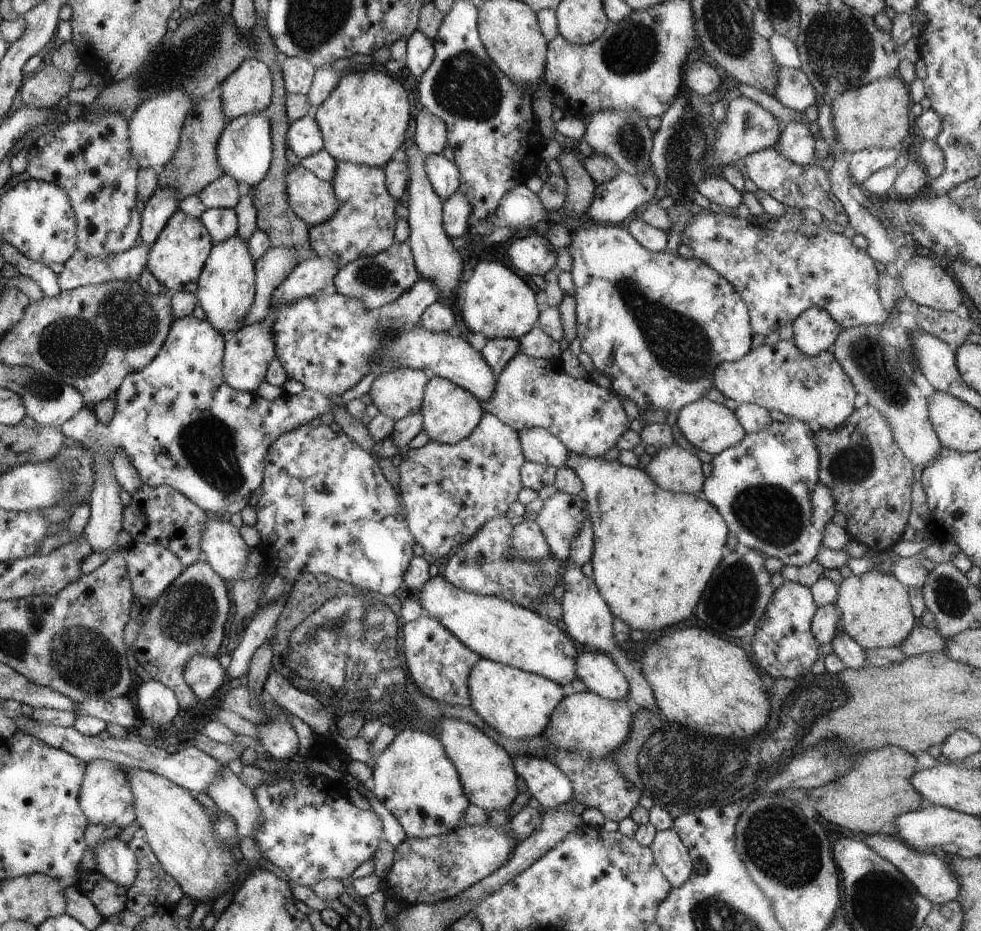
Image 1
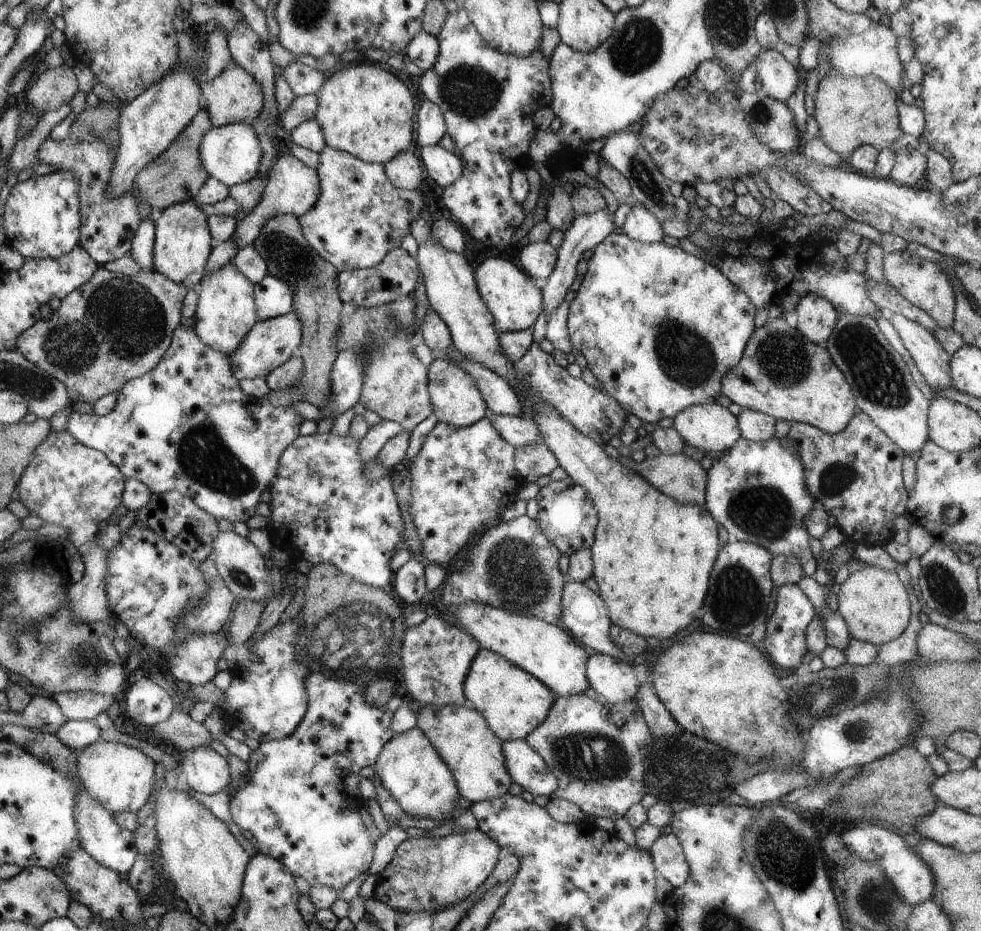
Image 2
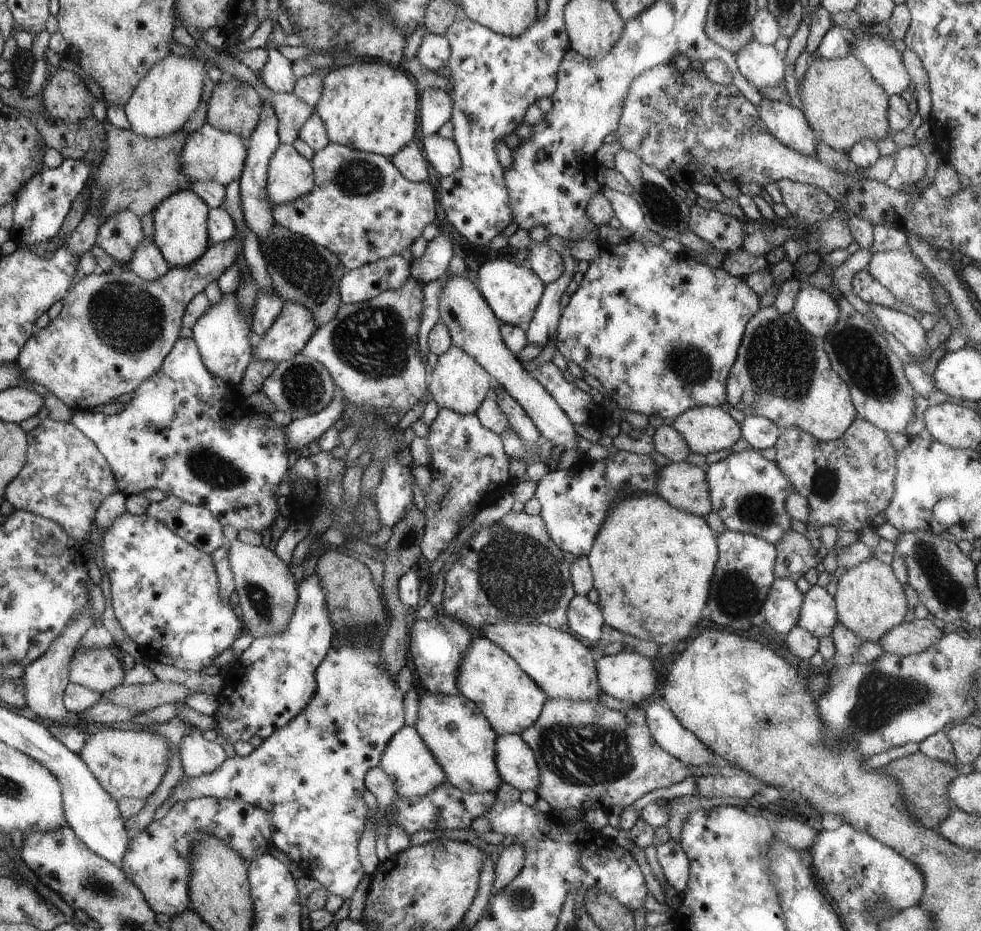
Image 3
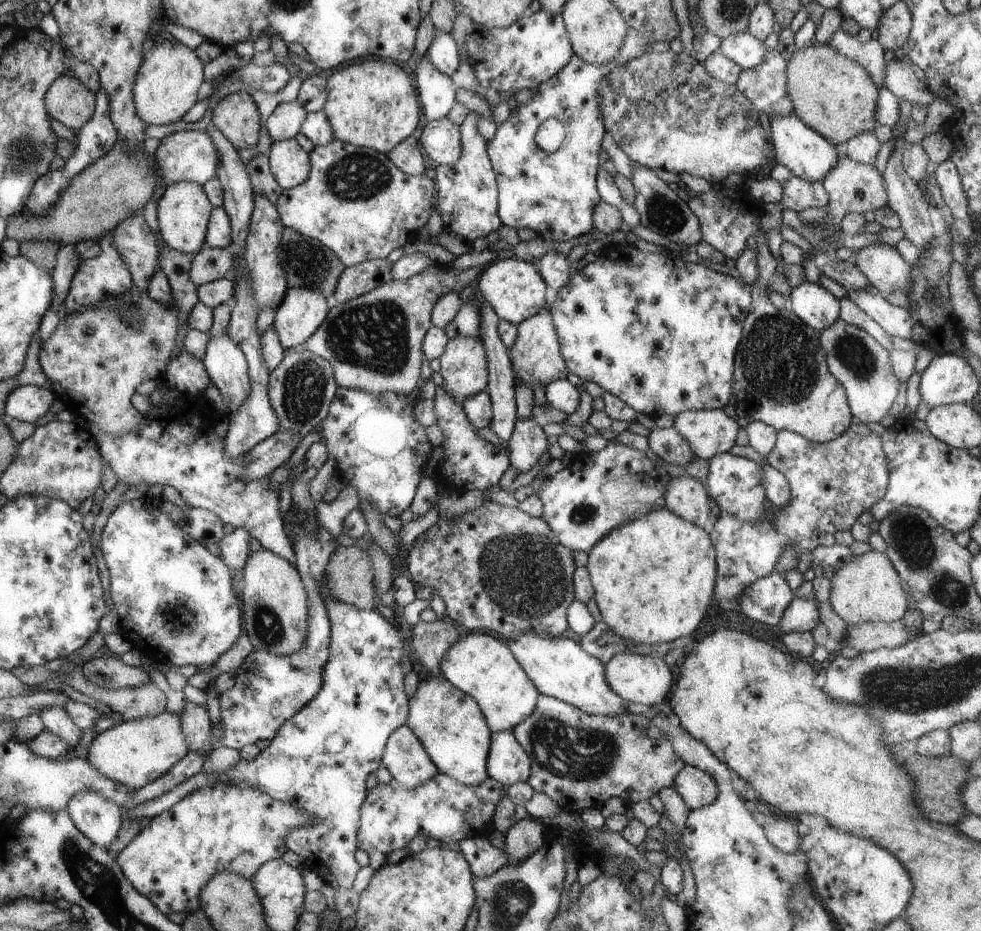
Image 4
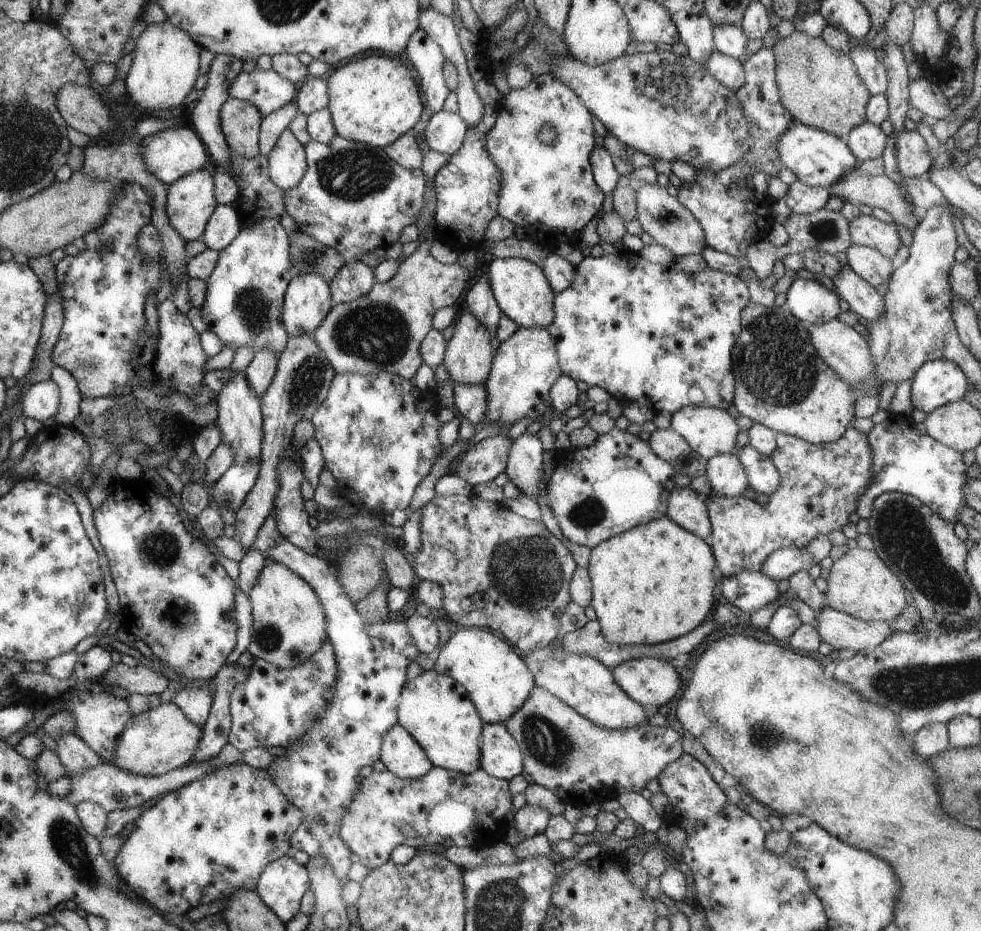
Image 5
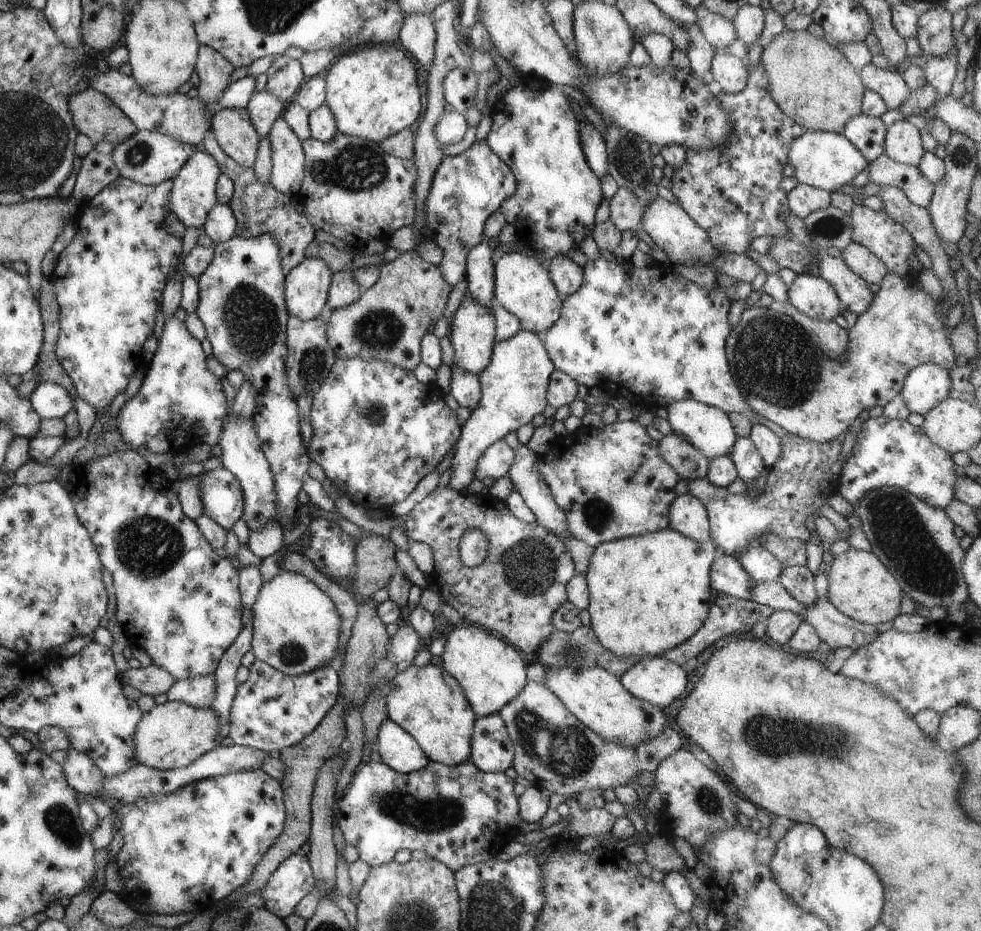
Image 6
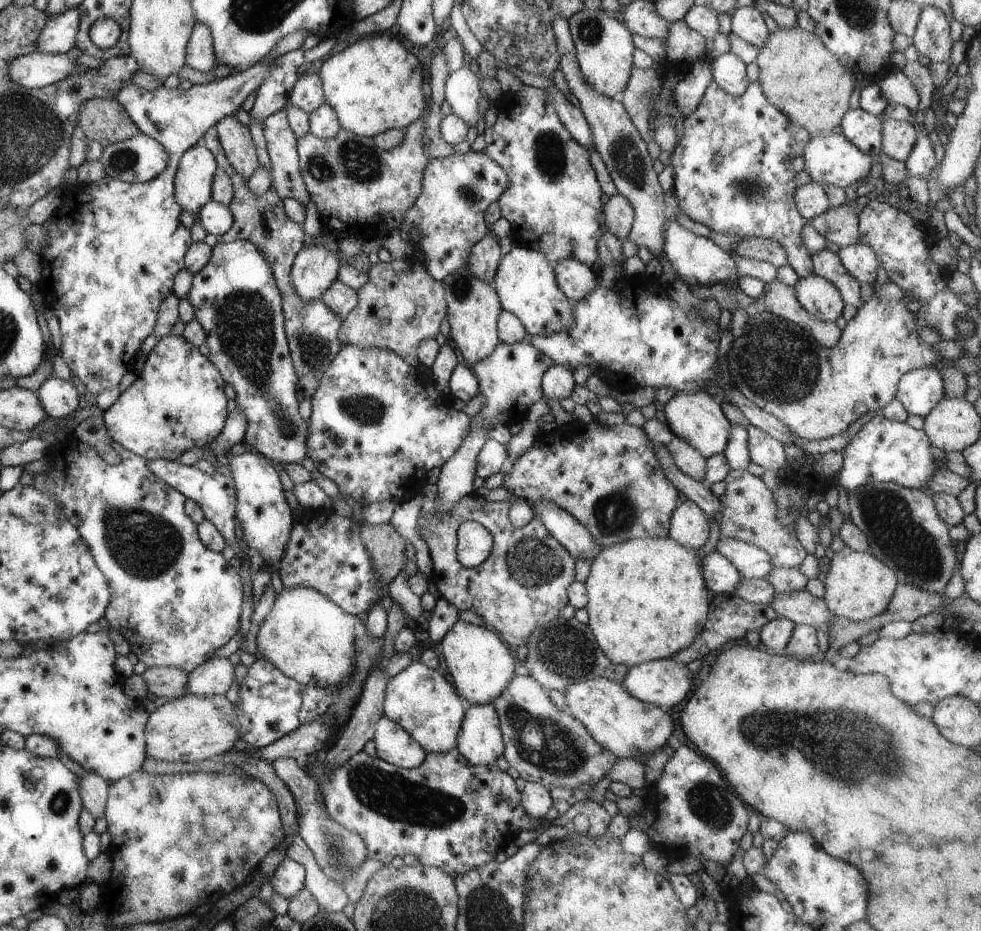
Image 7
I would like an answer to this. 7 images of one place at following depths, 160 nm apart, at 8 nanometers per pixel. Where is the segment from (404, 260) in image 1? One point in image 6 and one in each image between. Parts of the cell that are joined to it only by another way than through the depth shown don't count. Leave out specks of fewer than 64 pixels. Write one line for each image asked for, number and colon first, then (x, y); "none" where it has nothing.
2: (396, 276)
3: (364, 283)
4: (354, 281)
5: (355, 279)
6: (345, 290)

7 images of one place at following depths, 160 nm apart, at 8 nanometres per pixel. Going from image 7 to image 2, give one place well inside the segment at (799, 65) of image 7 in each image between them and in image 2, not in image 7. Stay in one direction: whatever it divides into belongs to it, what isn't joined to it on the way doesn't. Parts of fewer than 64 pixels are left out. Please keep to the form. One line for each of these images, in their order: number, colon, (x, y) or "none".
2: (851, 111)
3: (841, 101)
4: (831, 93)
5: (819, 86)
6: (813, 83)

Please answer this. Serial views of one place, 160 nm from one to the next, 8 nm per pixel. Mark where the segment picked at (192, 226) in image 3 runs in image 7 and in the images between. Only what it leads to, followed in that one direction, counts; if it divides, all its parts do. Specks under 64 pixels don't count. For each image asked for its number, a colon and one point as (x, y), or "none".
4: (183, 212)
5: (190, 202)
6: (194, 192)
7: (198, 166)

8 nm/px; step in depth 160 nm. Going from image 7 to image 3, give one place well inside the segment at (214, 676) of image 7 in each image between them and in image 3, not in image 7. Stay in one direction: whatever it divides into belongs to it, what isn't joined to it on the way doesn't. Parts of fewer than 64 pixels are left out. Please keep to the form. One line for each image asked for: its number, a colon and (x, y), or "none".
3: (198, 756)
4: (195, 720)
5: (196, 702)
6: (199, 691)

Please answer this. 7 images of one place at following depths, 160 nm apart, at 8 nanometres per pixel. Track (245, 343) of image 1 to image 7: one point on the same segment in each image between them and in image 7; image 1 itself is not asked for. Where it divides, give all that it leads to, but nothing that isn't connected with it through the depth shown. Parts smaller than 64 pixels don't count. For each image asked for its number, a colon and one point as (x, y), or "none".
2: (272, 342)
3: (295, 325)
4: (301, 313)
5: (308, 300)
6: (306, 286)
7: (316, 268)

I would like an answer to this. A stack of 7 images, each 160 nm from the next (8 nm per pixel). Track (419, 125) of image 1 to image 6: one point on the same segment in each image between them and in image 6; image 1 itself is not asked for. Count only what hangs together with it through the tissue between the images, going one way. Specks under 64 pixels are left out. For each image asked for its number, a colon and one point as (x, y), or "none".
2: (431, 127)
3: (435, 105)
4: (437, 91)
5: (426, 56)
6: (418, 34)

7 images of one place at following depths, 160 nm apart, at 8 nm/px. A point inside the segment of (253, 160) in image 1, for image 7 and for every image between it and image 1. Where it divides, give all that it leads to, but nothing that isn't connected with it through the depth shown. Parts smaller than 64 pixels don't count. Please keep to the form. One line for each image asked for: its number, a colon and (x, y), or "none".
2: (232, 153)
3: (210, 154)
4: (187, 155)
5: (170, 154)
6: (148, 157)
7: (139, 159)

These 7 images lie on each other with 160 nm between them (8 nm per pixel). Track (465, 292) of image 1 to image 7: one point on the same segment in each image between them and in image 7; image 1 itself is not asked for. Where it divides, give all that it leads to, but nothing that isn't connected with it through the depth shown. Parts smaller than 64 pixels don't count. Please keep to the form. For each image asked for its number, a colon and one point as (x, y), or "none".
2: (515, 300)
3: (513, 291)
4: (512, 287)
5: (523, 293)
6: (522, 284)
7: (525, 281)

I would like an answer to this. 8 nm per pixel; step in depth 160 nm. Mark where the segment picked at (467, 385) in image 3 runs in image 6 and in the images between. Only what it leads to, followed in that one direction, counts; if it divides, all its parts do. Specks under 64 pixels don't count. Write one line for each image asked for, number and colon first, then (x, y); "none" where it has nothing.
4: (464, 365)
5: (468, 355)
6: (472, 331)

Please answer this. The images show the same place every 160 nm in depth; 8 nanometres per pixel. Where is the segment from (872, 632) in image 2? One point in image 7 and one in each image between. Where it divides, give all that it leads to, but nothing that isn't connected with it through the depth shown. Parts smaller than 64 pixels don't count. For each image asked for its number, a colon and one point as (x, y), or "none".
3: (870, 601)
4: (867, 588)
5: (859, 584)
6: (860, 586)
7: (858, 586)

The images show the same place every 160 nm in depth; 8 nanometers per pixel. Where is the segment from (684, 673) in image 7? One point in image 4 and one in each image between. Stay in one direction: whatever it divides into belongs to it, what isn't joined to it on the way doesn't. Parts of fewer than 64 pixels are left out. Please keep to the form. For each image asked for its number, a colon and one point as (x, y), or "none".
4: (643, 679)
5: (652, 682)
6: (656, 680)

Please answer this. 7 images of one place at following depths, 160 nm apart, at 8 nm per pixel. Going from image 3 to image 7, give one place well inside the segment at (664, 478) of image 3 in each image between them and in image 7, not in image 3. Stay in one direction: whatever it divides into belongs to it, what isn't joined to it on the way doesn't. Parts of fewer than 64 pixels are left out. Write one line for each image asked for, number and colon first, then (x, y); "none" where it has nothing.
4: (685, 496)
5: (687, 508)
6: (687, 515)
7: (688, 526)

